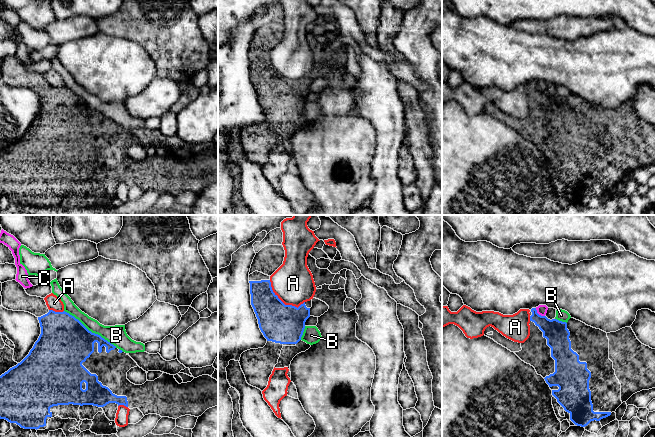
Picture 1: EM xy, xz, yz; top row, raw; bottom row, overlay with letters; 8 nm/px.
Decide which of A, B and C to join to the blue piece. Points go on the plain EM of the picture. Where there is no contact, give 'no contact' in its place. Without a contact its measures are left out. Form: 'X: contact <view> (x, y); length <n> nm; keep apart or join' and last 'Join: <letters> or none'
A: contact xz (282, 78); length 340 nm; keep apart
B: contact xy (90, 107); length 500 nm; keep apart
C: contact yz (538, 90); length 100 nm; keep apart
Join: none

